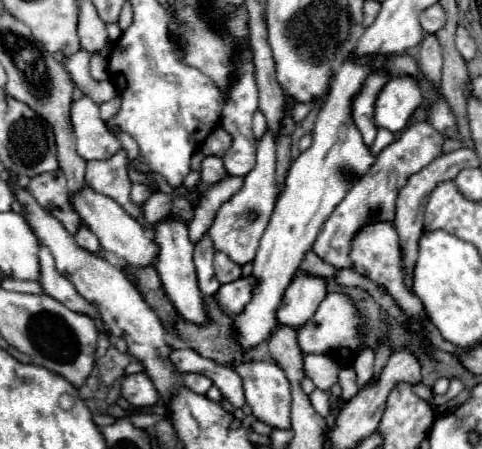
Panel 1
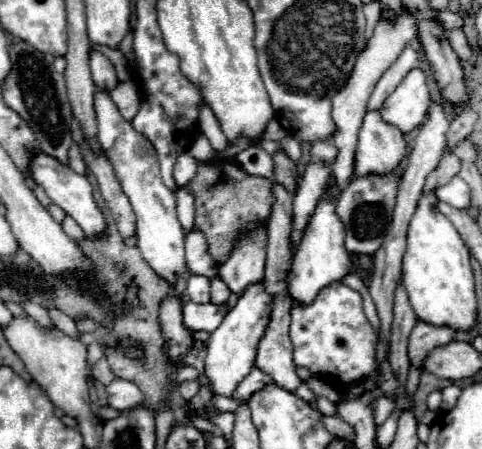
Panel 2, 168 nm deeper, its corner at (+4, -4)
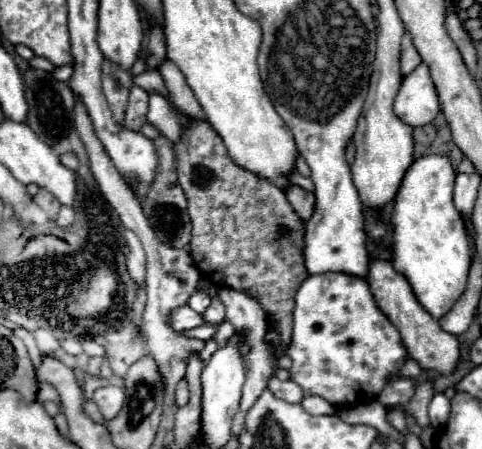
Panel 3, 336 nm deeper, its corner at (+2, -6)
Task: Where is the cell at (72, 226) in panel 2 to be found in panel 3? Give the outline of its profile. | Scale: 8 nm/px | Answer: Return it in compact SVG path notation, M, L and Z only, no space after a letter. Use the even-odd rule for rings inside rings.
M61 206L61 210L59 210L55 222L57 222L57 226L61 226L61 228L71 226L71 224L75 222L75 212L73 212L73 208L69 208L69 206Z

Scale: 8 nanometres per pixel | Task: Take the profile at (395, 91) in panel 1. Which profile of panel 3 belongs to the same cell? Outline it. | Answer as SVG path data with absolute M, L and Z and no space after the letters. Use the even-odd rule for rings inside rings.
M419 64L403 78L393 108L409 126L425 126L439 114L439 96L425 64Z

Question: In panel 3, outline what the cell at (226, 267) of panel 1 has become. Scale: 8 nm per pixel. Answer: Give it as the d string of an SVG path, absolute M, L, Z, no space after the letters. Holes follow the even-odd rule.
M219 298L211 300L211 306L203 312L203 324L221 324L225 320L225 306Z

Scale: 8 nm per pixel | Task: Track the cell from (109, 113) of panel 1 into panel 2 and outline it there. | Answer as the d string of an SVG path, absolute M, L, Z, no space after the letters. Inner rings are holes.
M131 80L119 82L119 84L109 92L109 96L111 96L111 100L115 102L115 106L119 108L121 116L123 116L127 122L131 122L133 116L137 114L137 110L139 110L139 100L141 100L137 84L131 82Z

